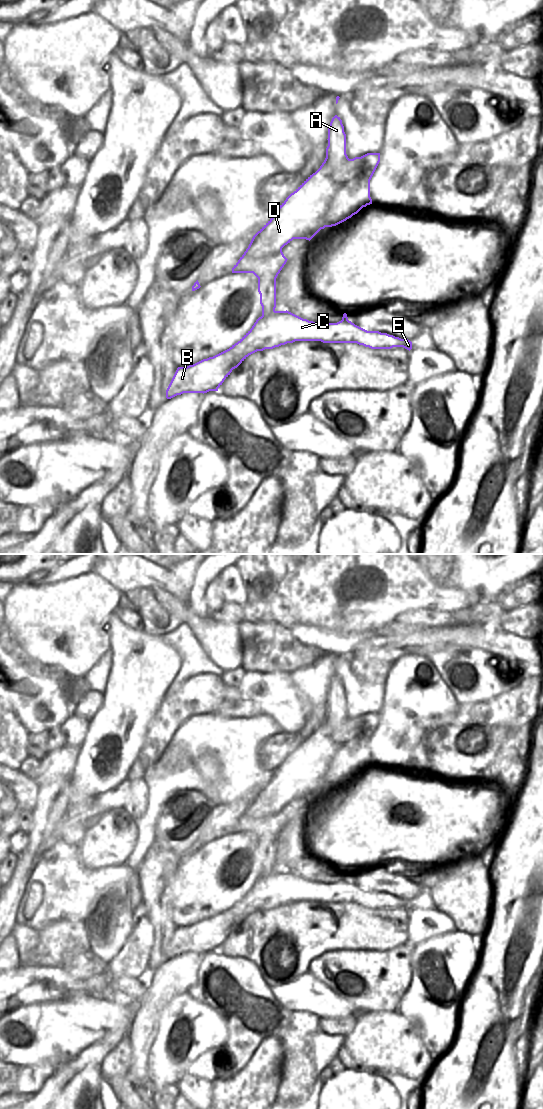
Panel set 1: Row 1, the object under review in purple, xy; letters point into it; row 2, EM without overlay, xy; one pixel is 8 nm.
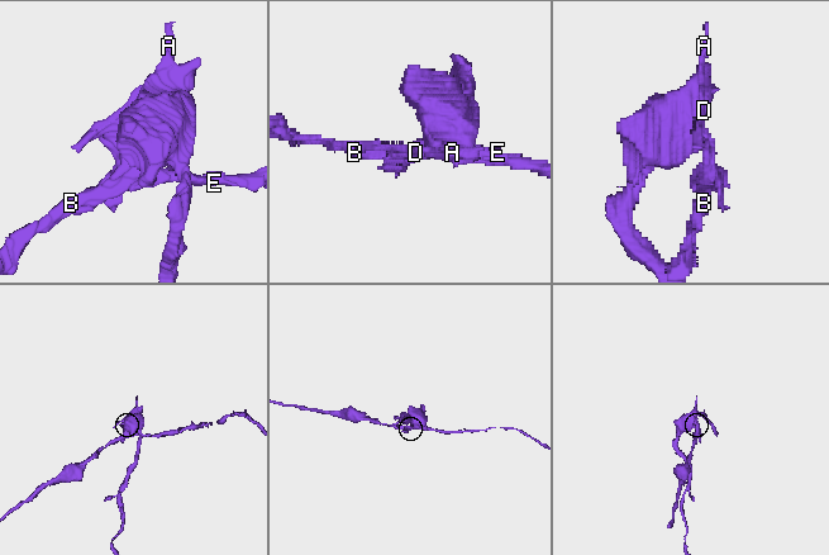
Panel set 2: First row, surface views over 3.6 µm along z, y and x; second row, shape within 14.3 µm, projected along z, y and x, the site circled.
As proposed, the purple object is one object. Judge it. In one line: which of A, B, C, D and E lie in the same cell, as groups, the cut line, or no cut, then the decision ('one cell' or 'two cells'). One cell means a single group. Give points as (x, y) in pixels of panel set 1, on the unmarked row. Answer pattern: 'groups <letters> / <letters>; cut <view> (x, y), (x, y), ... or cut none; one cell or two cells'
groups A D / B C E; cut xy (274, 870), (262, 875); two cells

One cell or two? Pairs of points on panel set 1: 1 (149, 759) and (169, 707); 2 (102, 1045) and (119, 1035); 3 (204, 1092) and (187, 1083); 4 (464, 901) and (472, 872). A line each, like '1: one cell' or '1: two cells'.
1: one cell
2: one cell
3: one cell
4: one cell

